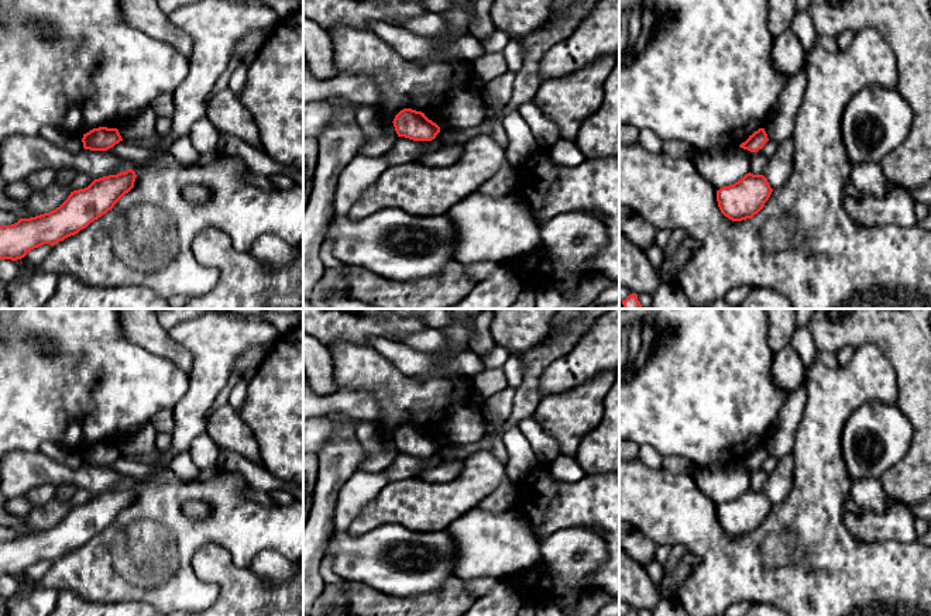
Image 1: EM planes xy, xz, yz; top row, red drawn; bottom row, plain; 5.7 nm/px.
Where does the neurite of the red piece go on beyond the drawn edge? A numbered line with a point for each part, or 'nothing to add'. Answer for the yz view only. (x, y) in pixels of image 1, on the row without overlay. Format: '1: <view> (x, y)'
nothing to add

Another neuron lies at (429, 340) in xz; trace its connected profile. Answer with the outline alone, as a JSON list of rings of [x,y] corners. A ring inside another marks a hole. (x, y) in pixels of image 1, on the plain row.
[[[430,327],[413,334],[406,334],[401,337],[399,341],[423,352],[436,352],[449,345],[446,334],[442,330]]]

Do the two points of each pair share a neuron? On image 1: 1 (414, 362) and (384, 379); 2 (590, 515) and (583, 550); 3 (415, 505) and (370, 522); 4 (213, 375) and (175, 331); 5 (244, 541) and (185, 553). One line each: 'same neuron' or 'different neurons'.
1: different neurons
2: different neurons
3: same neuron
4: same neuron
5: same neuron

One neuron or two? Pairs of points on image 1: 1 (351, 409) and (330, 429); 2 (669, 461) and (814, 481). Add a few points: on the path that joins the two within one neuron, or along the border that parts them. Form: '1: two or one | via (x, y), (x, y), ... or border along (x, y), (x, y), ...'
1: two | border along (318, 415), (323, 416)
2: two | border along (662, 467), (673, 472), (689, 472)

